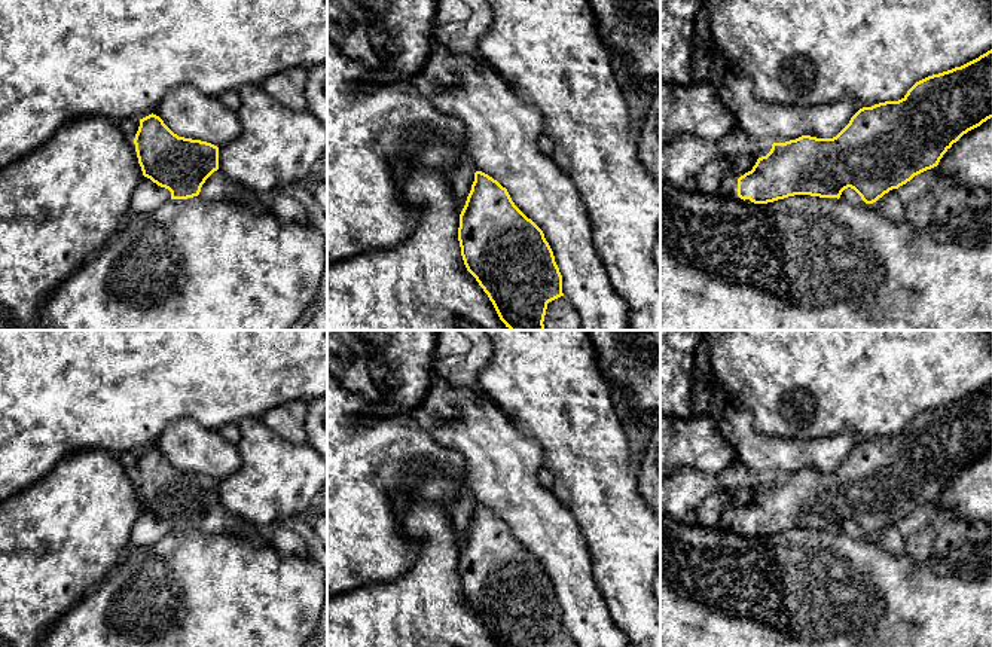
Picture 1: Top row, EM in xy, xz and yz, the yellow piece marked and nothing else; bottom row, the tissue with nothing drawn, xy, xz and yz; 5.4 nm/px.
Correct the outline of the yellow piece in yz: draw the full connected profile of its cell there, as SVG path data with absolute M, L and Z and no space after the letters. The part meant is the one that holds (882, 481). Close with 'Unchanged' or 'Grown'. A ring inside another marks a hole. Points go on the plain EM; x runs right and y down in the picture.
M992 382L961 400L916 415L898 434L885 434L860 442L833 471L802 469L785 476L773 476L770 485L759 491L751 504L727 507L717 522L717 528L744 537L767 537L794 528L839 532L842 525L851 521L866 537L873 537L889 524L910 515L915 509L937 500L953 476L991 451Z. Grown

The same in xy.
M156 448L140 452L134 471L138 497L143 509L171 525L171 532L198 529L205 513L219 503L219 480L201 474L178 470Z. Unchanged

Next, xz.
M482 504L474 506L460 547L458 574L467 604L488 628L497 647L546 647L547 637L564 629L562 608L543 564L515 538L506 521Z. Unchanged

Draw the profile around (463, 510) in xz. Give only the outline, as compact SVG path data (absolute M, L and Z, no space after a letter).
M464 483L460 489L460 497L457 503L451 509L452 527L460 546L463 544L467 529L471 524L471 518L474 515L474 506L476 500L473 497L473 492L467 486L467 483Z

